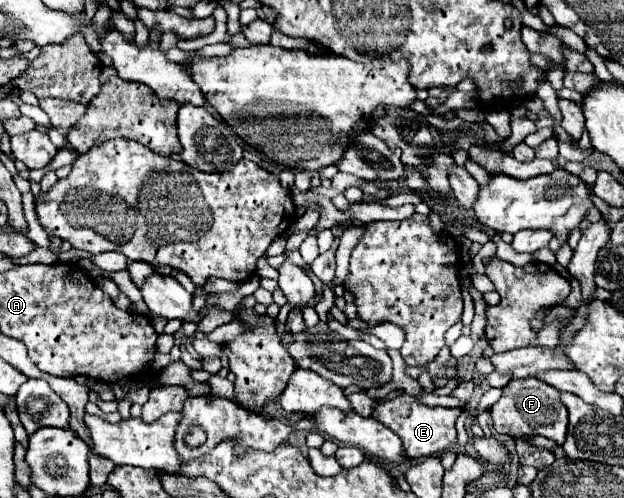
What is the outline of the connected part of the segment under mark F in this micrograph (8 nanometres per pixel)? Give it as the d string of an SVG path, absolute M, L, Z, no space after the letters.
M522 378L522 380L510 380L508 386L504 386L502 390L504 390L502 398L490 408L490 416L496 432L514 438L538 434L554 440L556 444L564 444L568 414L566 414L566 406L560 400L560 392L556 388L552 388L550 384L538 378Z

